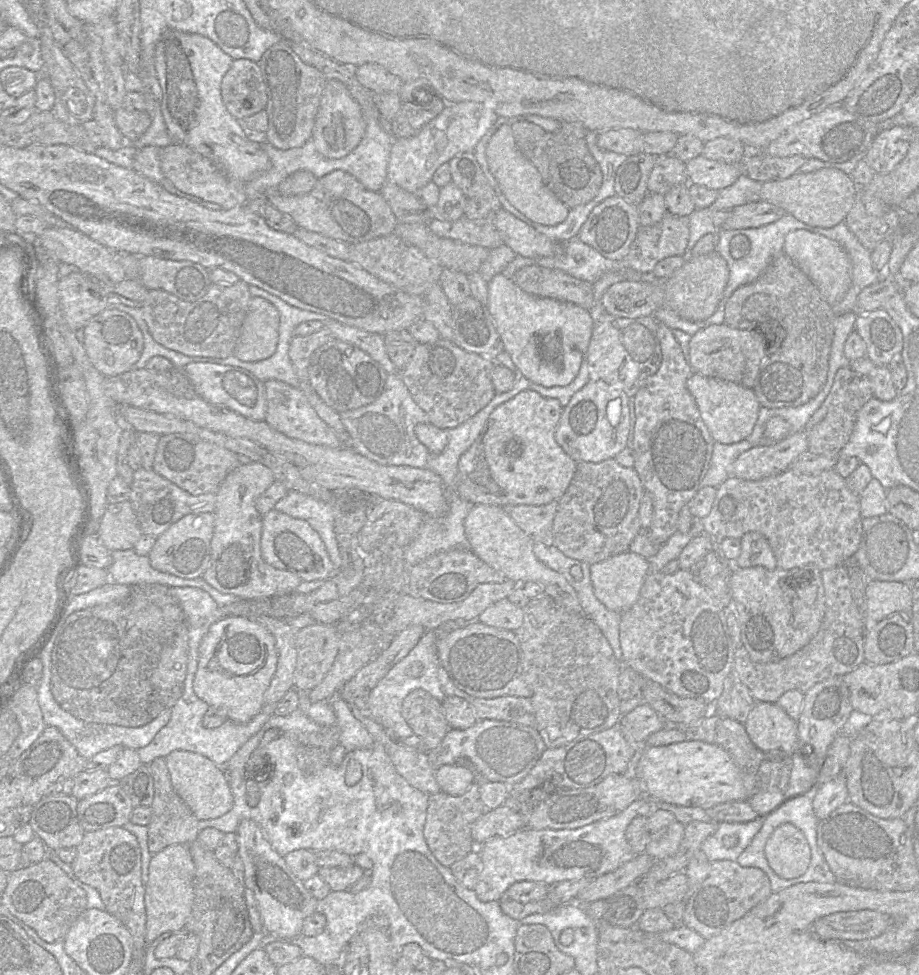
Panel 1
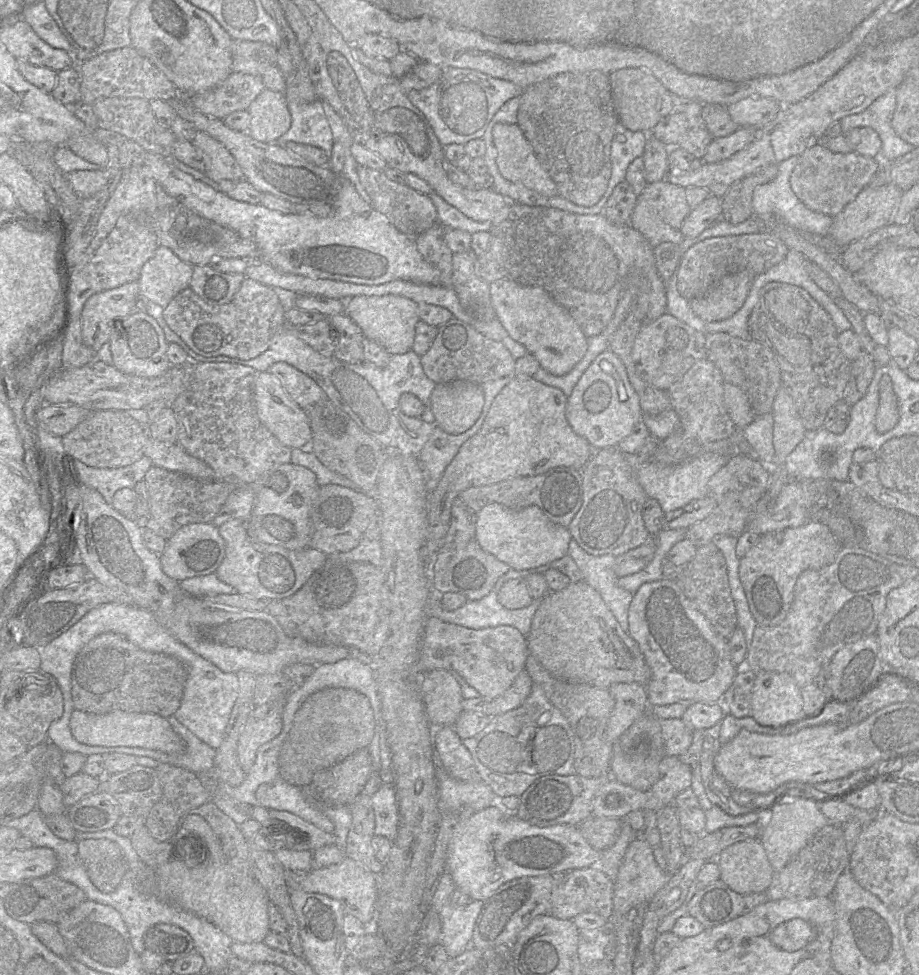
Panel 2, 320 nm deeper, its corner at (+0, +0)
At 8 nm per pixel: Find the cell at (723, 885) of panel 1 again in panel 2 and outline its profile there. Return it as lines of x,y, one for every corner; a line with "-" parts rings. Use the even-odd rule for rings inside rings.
720,878
693,896
688,905
688,915
696,918
705,928
711,928
745,915
767,901
766,892
739,894
728,887

